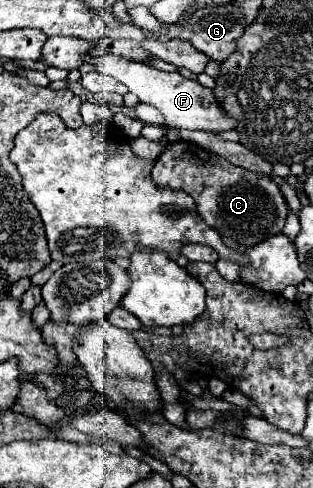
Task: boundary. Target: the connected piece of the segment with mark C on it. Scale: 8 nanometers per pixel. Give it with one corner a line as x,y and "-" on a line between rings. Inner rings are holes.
175,141
165,147
153,167
155,183
171,189
181,189
195,199
203,221
221,237
233,237
241,247
253,247
267,237
283,231
287,217
287,201
269,175
253,173
231,165
219,155
209,155
191,141

